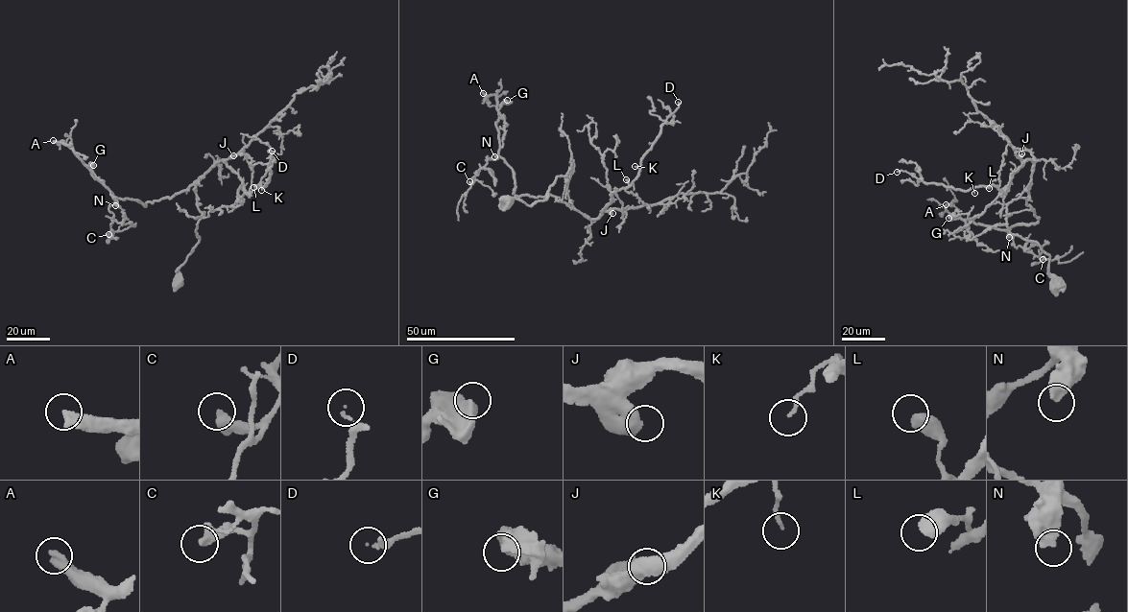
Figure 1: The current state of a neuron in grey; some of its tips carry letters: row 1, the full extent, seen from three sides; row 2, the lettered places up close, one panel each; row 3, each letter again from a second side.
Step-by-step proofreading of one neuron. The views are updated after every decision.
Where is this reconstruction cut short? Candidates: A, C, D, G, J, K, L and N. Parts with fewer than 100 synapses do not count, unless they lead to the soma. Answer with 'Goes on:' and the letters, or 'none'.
Goes on: A

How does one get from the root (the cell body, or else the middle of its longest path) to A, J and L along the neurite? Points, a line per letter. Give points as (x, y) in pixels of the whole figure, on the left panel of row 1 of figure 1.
A: (177, 281), (199, 239), (204, 214), (194, 189), (201, 177), (147, 205), (115, 198), (72, 150), (53, 140)
J: (177, 281), (178, 269), (198, 241), (195, 231), (204, 216), (197, 203), (194, 189), (215, 163), (233, 155)
L: (177, 281), (199, 239), (204, 214), (194, 189), (204, 173), (223, 160), (246, 192), (253, 187)

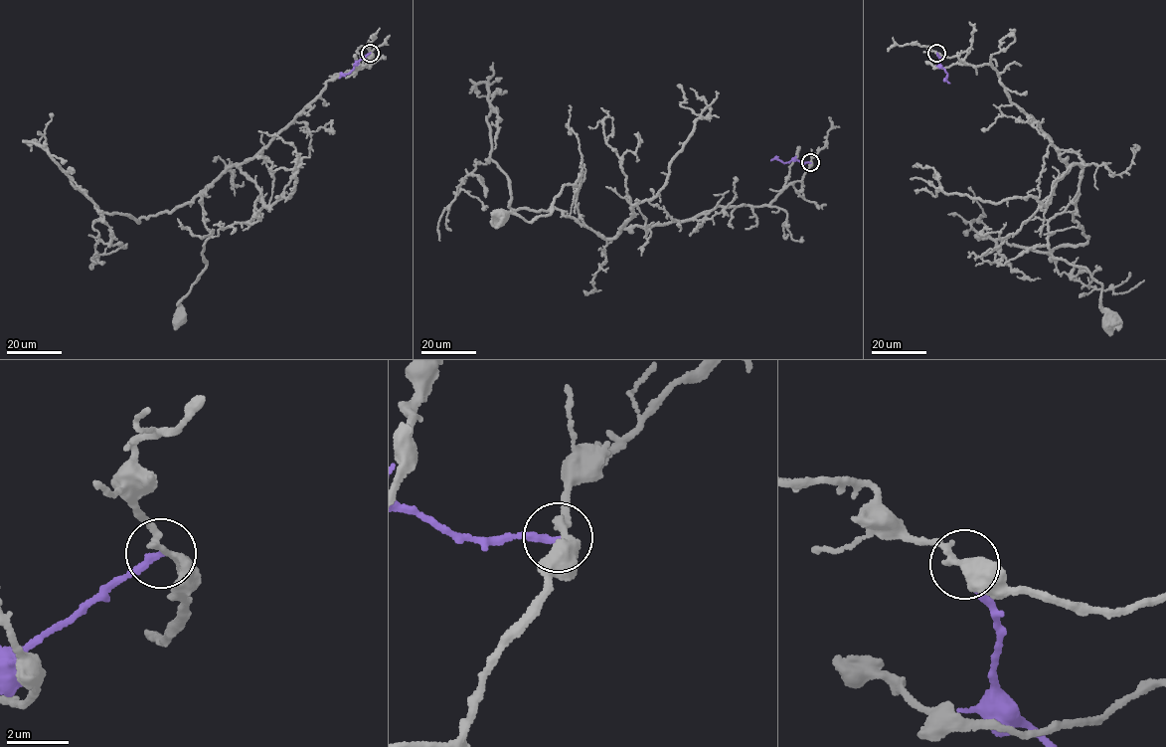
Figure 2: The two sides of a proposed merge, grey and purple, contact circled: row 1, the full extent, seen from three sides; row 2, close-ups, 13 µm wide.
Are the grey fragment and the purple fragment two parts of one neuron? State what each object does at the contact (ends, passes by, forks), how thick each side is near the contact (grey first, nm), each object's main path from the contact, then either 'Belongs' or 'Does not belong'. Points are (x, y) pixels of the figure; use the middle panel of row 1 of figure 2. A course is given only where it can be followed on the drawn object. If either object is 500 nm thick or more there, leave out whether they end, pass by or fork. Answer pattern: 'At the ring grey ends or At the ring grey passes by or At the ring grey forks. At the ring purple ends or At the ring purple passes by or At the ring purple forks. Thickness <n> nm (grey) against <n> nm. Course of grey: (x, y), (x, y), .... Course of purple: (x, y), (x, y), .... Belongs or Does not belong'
At the ring grey passes by. At the ring purple ends. Thickness 320 nm (grey) against 240 nm. Course of grey: (810, 162), (768, 204), (719, 206), (607, 238), (584, 224), (574, 183), (547, 215), (499, 215). Course of purple: (810, 162), (770, 160). Does not belong

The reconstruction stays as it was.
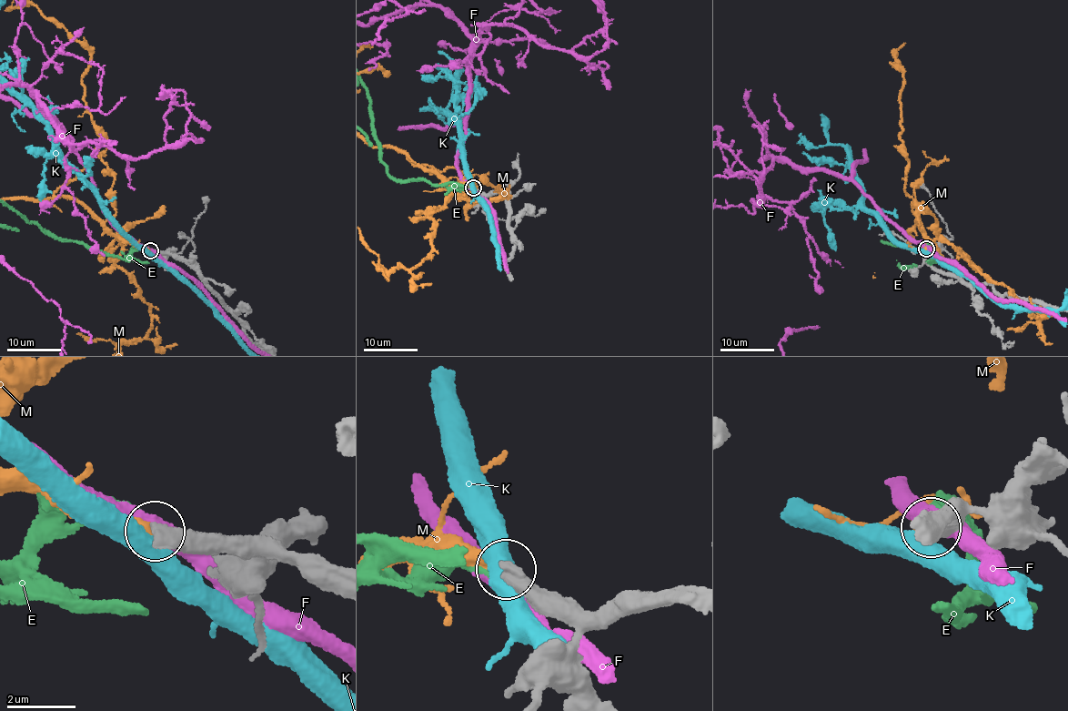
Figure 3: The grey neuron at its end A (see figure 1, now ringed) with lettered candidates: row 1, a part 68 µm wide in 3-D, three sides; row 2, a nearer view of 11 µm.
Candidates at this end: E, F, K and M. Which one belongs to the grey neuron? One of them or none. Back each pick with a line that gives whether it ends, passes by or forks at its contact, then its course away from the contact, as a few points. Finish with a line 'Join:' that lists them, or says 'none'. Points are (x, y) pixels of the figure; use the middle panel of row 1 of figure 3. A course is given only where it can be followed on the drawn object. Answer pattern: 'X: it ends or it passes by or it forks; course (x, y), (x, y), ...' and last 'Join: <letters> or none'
M: it ends
Join: M

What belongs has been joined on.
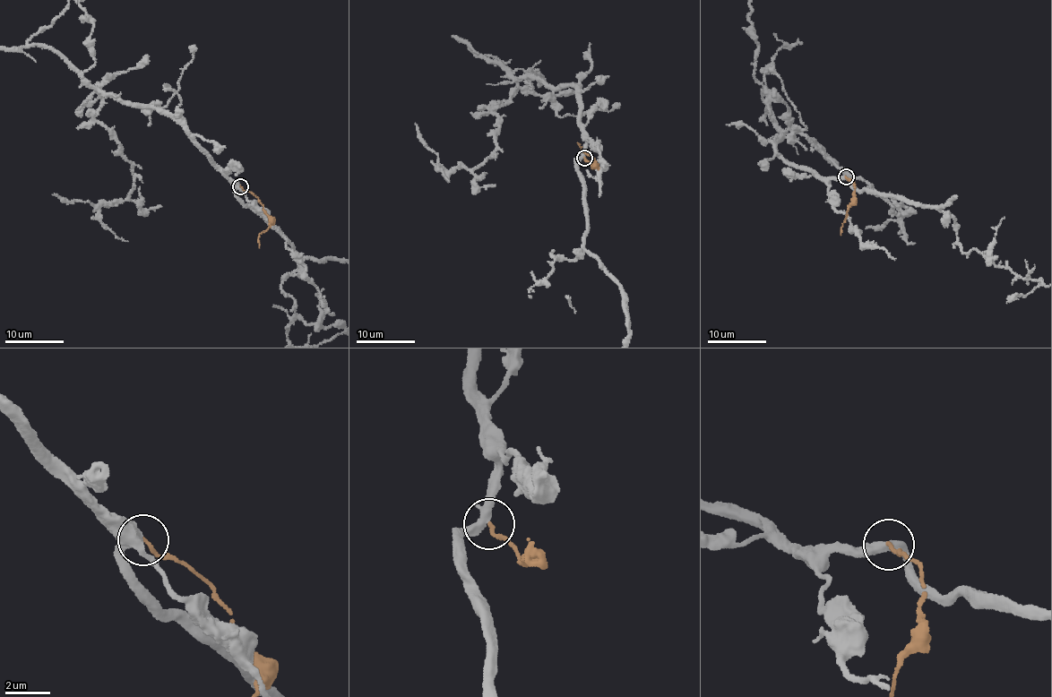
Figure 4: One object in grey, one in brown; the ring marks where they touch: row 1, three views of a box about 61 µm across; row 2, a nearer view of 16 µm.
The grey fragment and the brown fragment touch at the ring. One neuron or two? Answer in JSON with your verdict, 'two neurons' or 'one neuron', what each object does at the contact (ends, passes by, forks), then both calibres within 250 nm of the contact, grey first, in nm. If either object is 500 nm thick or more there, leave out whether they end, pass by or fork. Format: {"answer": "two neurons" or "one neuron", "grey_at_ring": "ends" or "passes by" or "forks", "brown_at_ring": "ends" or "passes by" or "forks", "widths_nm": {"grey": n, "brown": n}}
{"answer": "two neurons", "grey_at_ring": "passes by", "brown_at_ring": "ends", "widths_nm": {"grey": 400, "brown": 150}}

